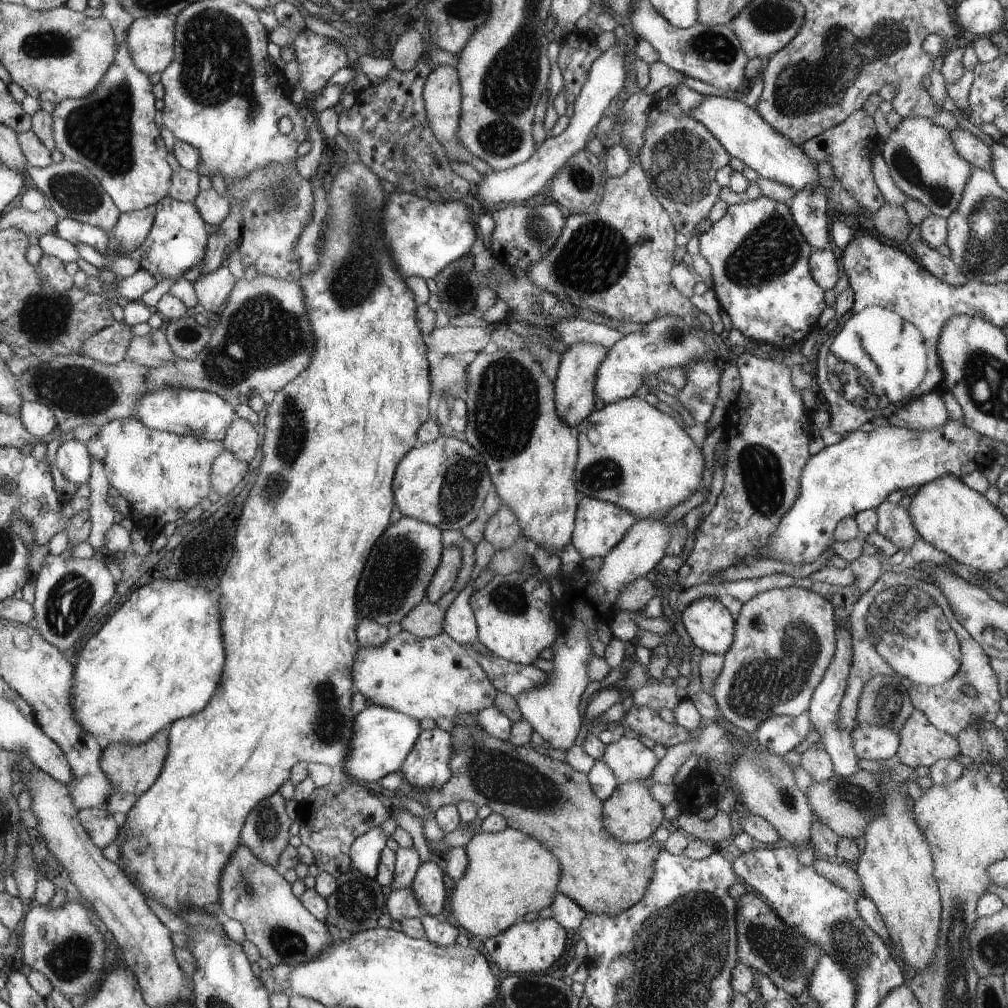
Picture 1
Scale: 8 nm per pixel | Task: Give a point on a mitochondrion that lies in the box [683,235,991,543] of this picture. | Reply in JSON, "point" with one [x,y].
{"point":[863,376]}

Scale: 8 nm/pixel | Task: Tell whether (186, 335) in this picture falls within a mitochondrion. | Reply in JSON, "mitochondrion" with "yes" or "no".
{"mitochondrion":"yes"}

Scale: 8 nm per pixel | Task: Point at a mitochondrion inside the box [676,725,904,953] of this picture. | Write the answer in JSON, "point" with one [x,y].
{"point":[849,794]}

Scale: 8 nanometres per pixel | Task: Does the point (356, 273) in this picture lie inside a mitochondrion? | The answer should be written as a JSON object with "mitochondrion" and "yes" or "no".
{"mitochondrion":"yes"}

